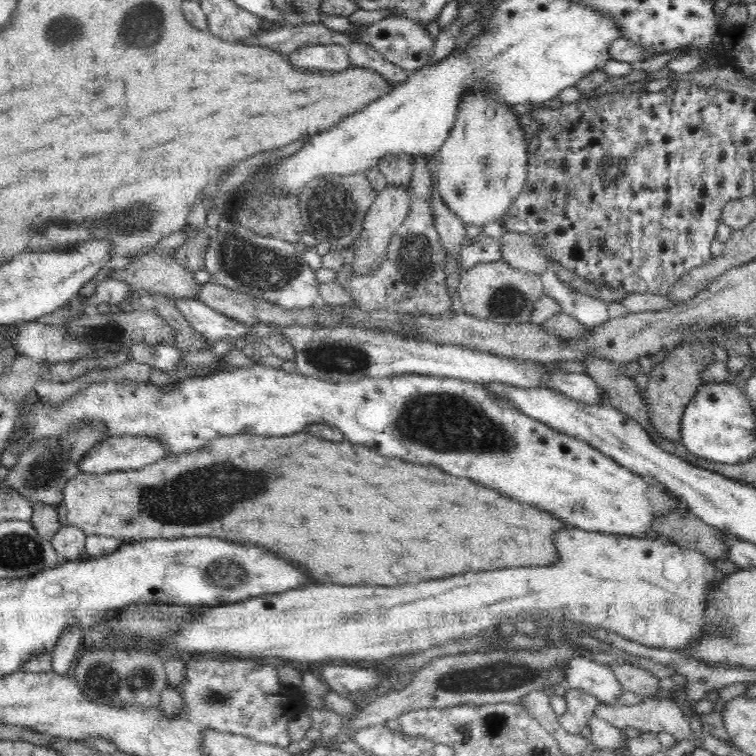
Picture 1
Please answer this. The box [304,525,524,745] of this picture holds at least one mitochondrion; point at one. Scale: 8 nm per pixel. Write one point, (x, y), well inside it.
(493, 723)

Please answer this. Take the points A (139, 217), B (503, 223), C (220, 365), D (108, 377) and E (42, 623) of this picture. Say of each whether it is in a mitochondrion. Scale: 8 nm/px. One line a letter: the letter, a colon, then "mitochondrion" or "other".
A: mitochondrion
B: other
C: other
D: other
E: other

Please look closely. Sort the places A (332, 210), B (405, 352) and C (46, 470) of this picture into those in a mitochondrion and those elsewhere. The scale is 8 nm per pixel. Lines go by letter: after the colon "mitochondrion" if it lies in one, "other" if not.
A: mitochondrion
B: other
C: mitochondrion

